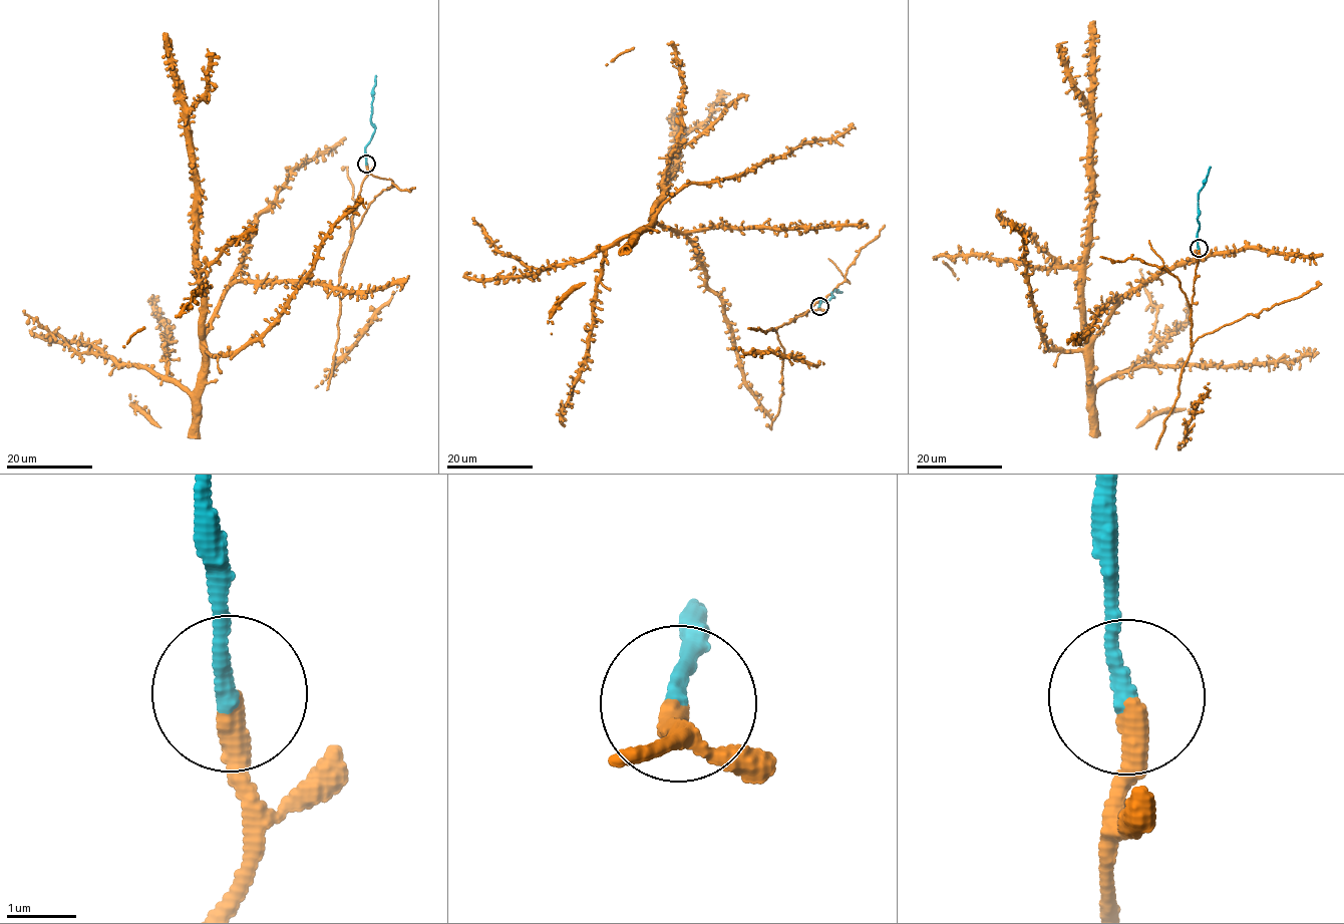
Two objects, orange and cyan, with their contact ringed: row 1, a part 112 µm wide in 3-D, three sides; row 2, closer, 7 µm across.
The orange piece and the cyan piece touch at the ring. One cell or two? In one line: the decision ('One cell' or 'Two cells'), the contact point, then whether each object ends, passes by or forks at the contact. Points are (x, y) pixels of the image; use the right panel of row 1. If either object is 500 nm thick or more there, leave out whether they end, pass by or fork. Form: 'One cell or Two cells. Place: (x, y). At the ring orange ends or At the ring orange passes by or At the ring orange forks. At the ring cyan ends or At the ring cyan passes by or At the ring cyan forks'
One cell. Place: (1199, 248). At the ring orange ends. At the ring cyan ends

